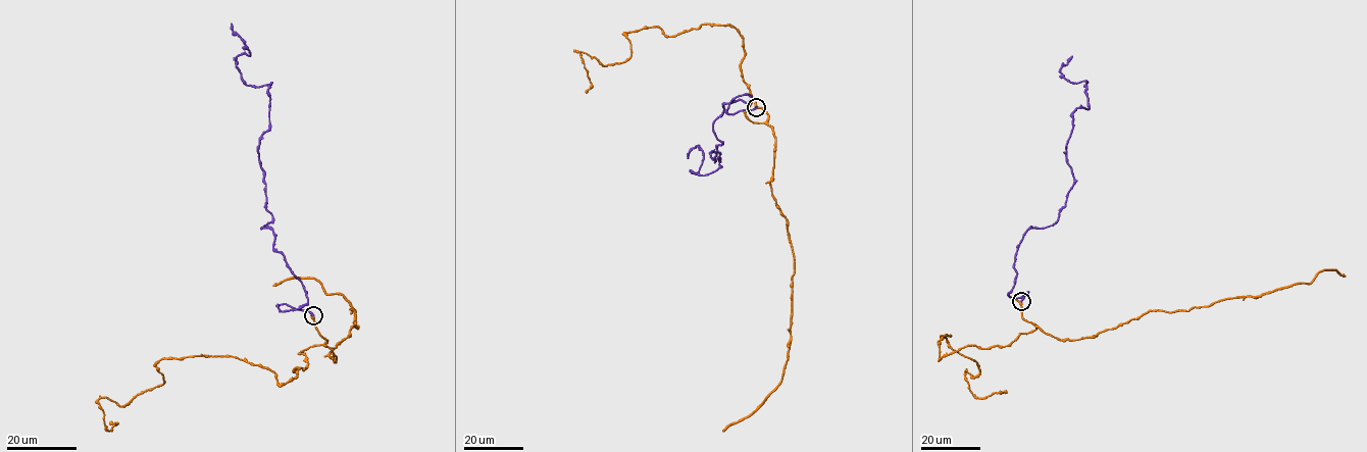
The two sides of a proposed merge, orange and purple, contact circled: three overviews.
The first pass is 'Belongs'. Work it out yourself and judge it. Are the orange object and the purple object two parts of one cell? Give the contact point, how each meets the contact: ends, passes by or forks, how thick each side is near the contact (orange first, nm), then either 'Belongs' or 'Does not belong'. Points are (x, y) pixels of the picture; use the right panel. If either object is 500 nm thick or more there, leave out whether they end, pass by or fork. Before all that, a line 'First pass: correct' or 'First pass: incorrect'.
First pass: correct
Place: (1021, 301). At the ring orange passes by. At the ring purple ends. Thickness 400 nm (orange) against 280 nm. Belongs

